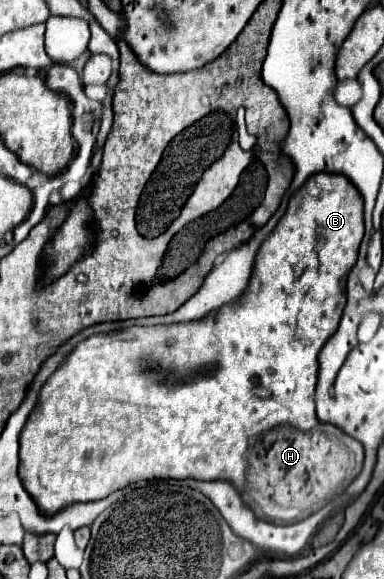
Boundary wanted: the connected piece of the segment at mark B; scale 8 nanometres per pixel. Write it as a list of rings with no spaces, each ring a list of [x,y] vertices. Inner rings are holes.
[[[316,173],[290,197],[284,217],[278,221],[276,229],[262,243],[256,255],[256,265],[254,265],[250,285],[238,301],[224,305],[222,309],[214,311],[212,315],[200,321],[156,325],[156,327],[130,327],[130,329],[112,331],[112,333],[98,333],[82,341],[42,387],[38,405],[30,413],[20,435],[20,479],[24,481],[26,477],[24,487],[34,497],[38,507],[44,513],[52,515],[54,511],[60,511],[66,505],[98,501],[130,483],[148,481],[148,479],[202,479],[202,481],[226,479],[234,483],[238,489],[244,489],[246,469],[248,469],[246,449],[248,449],[250,437],[266,433],[268,429],[282,423],[288,423],[296,429],[310,429],[310,427],[318,427],[320,423],[314,409],[314,389],[318,381],[318,353],[322,345],[330,339],[330,335],[334,335],[334,331],[338,329],[338,323],[346,305],[346,279],[358,259],[358,247],[362,237],[364,237],[364,199],[360,191],[344,175]],[[256,381],[258,381],[258,387],[270,389],[270,397],[260,399],[254,395]]]

